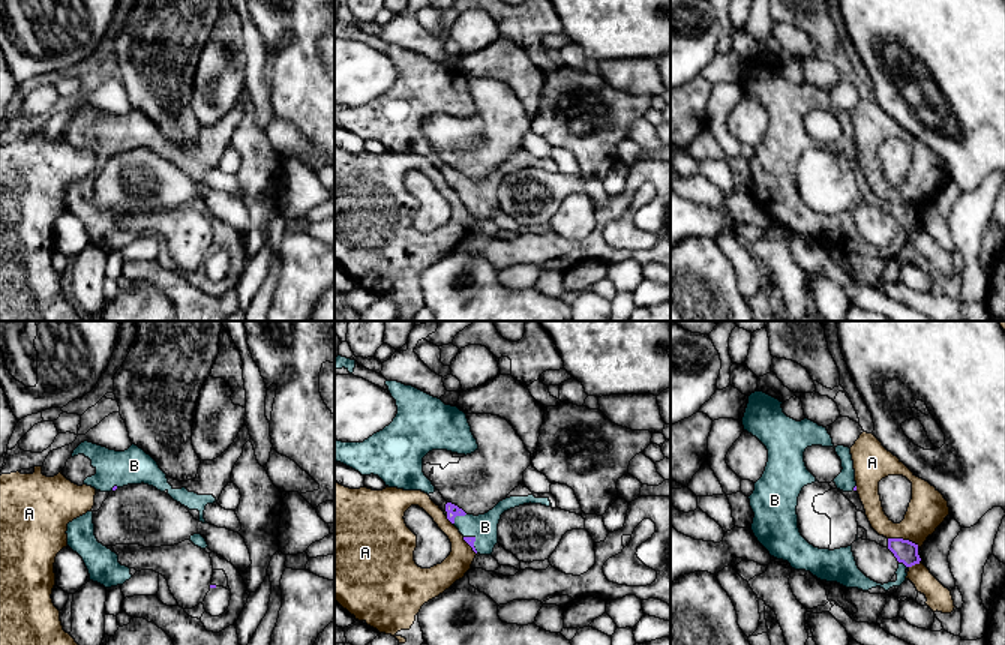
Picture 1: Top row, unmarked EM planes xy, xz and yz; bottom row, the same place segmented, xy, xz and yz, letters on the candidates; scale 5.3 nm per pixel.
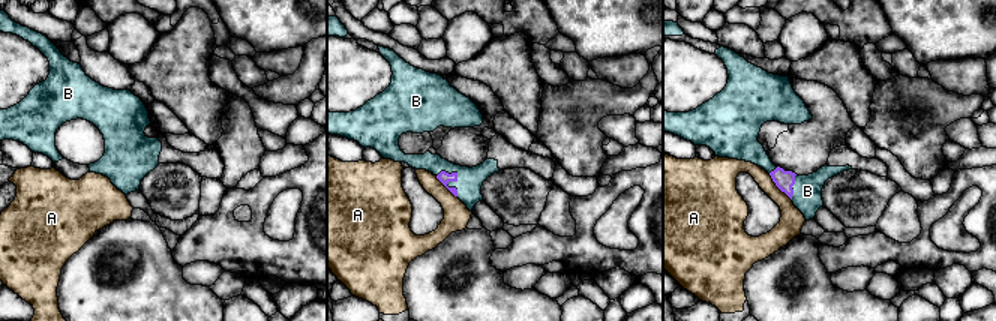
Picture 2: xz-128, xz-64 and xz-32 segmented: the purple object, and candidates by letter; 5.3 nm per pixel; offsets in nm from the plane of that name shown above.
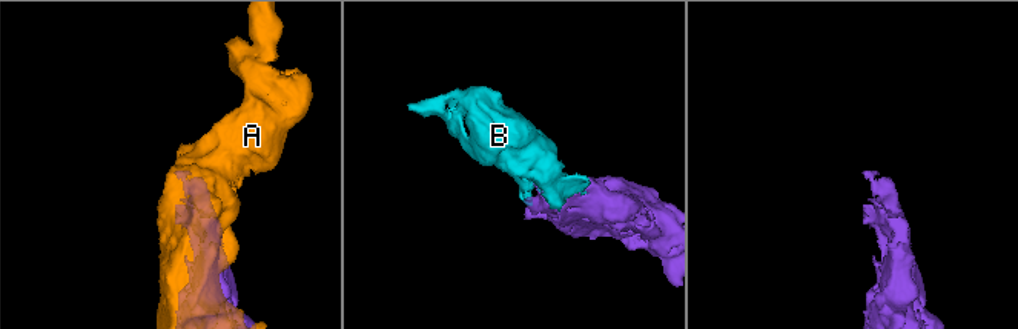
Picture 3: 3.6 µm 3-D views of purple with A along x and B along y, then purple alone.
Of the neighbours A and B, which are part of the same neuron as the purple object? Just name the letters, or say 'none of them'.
B

